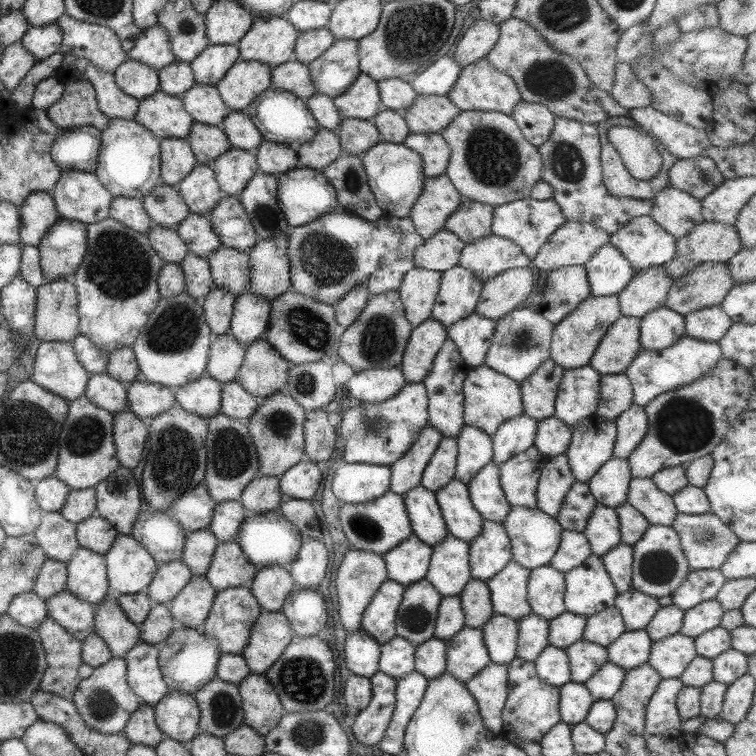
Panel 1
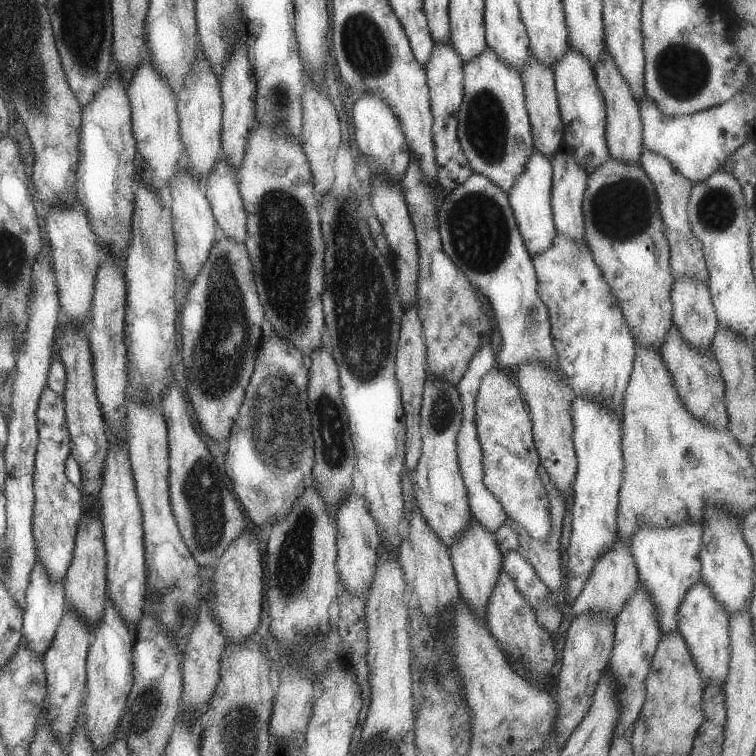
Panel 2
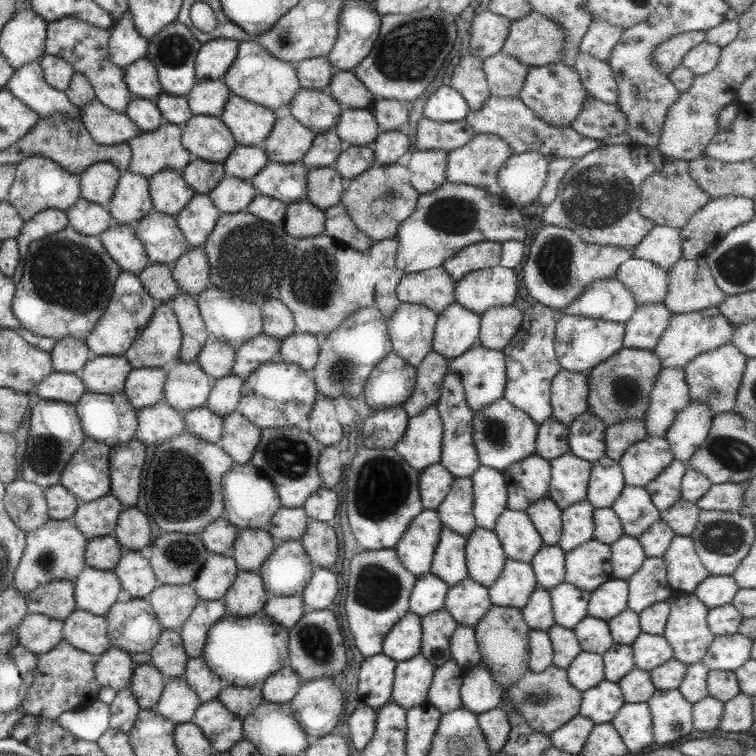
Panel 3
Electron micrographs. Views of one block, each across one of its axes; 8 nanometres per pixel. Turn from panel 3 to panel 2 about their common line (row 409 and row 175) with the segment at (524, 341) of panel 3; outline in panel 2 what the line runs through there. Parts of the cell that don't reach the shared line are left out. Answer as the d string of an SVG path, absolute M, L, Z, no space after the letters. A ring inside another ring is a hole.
M532 149L531 156L527 158L527 162L523 166L523 172L515 178L513 186L506 194L519 236L521 236L529 256L535 256L539 252L549 250L553 238L557 235L552 221L551 177L552 170L549 160L543 154L539 154L537 150Z

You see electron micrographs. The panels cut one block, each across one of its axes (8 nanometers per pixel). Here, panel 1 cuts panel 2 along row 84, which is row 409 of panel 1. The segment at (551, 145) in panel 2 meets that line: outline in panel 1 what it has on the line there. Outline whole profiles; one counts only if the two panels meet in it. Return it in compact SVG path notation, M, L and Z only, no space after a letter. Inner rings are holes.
M550 358L519 383L522 412L536 422L553 416L554 403L564 369Z

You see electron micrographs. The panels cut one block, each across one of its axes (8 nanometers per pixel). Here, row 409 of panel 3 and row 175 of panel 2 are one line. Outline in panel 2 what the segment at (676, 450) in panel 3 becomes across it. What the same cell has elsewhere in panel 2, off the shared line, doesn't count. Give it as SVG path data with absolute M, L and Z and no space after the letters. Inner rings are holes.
M742 89L717 106L693 114L664 117L661 116L659 106L645 95L638 104L642 124L642 147L667 158L673 164L675 172L679 172L692 184L705 180L721 164L725 164L736 148L755 138L751 100L751 93Z

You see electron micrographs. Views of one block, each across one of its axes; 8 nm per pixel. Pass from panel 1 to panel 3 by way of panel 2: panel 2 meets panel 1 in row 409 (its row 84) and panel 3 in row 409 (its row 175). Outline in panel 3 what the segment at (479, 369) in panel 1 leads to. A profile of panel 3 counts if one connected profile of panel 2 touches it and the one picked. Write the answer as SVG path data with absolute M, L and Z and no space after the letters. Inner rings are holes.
M503 398L489 403L481 409L481 413L473 415L471 428L473 446L480 465L502 472L513 463L518 463L521 459L535 454L538 424Z

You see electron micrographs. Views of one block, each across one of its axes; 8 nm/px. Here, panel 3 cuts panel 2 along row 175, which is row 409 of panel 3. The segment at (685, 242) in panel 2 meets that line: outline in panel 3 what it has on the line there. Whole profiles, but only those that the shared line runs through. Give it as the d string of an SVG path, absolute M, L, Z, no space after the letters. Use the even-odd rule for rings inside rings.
M662 367L650 391L645 411L644 426L647 435L665 438L667 428L689 402L688 387L681 367Z

